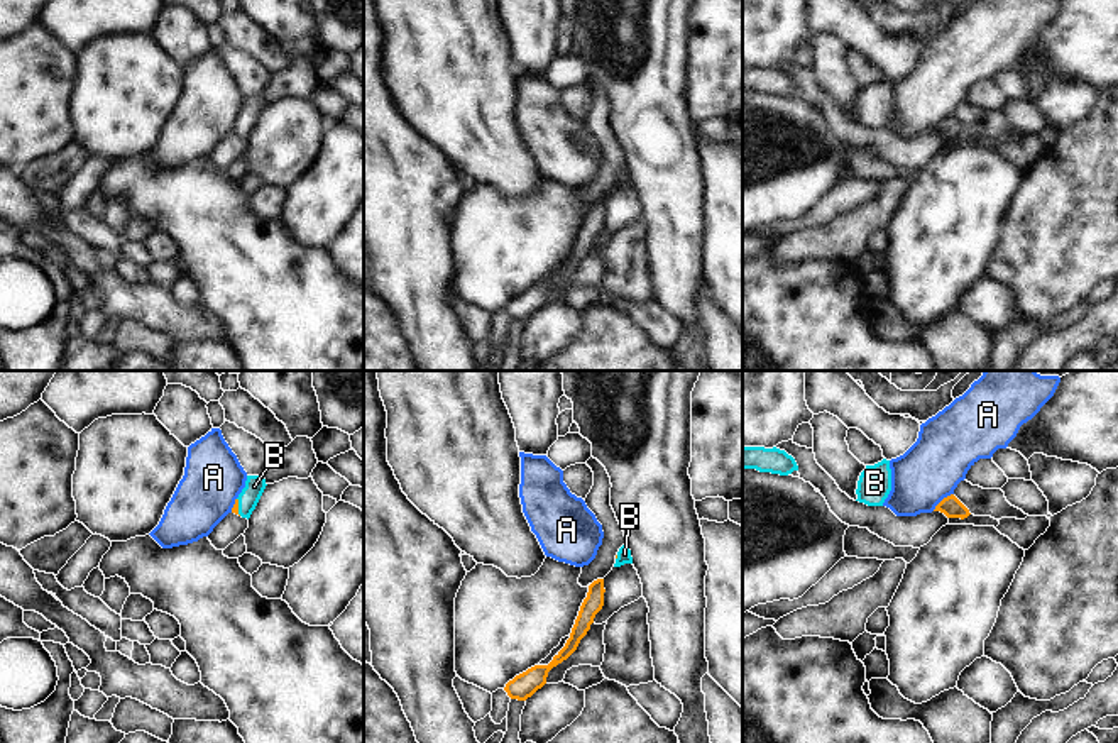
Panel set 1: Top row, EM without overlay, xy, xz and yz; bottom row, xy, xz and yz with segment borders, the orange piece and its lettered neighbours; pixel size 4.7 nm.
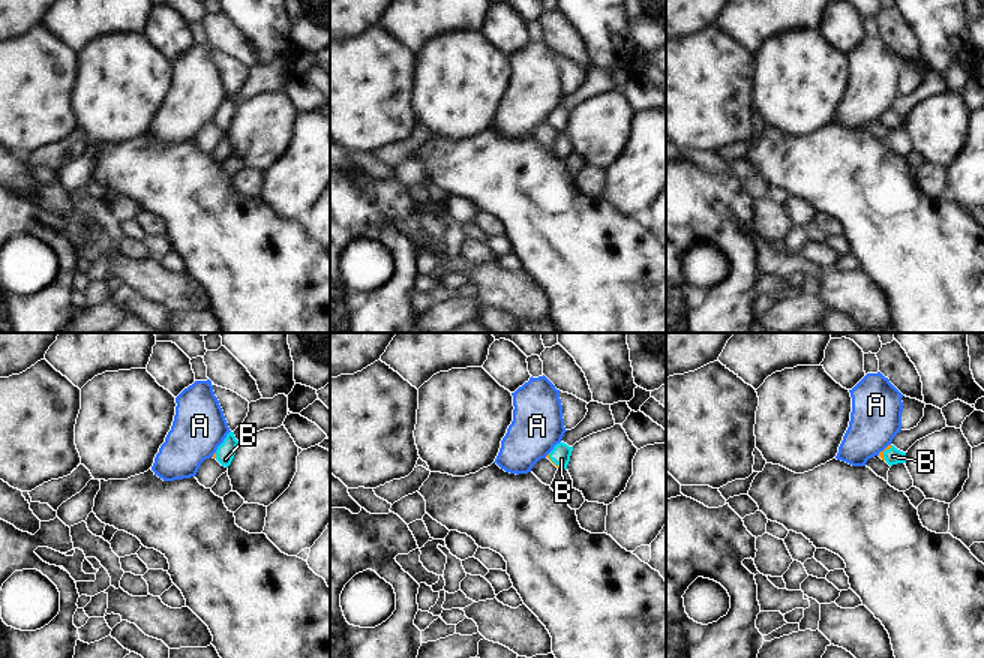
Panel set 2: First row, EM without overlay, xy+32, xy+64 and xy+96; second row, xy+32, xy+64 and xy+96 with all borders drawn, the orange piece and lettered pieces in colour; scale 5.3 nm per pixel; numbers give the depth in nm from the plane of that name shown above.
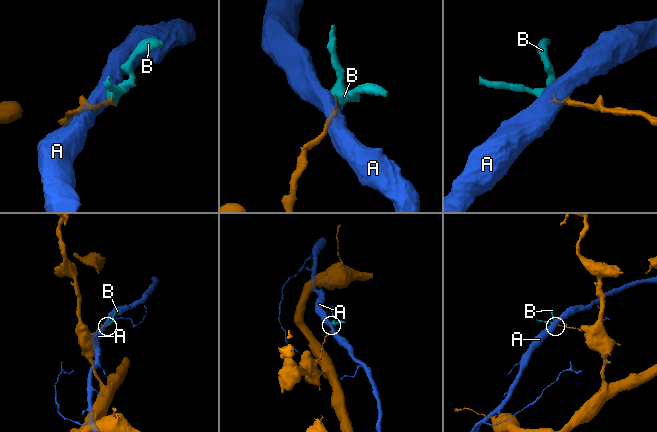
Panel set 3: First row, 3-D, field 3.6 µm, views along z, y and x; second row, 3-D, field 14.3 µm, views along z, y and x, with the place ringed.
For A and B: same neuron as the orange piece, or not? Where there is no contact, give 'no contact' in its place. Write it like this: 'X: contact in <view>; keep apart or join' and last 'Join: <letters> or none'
A: contact in yz; keep apart
B: contact in xy; join
Join: B

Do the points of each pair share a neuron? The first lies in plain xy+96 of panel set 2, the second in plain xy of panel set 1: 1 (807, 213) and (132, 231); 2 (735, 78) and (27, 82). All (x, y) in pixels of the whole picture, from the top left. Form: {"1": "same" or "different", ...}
{"1": "same", "2": "same"}

